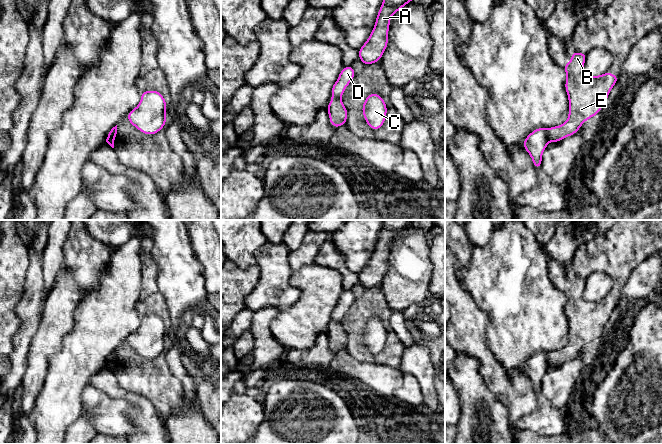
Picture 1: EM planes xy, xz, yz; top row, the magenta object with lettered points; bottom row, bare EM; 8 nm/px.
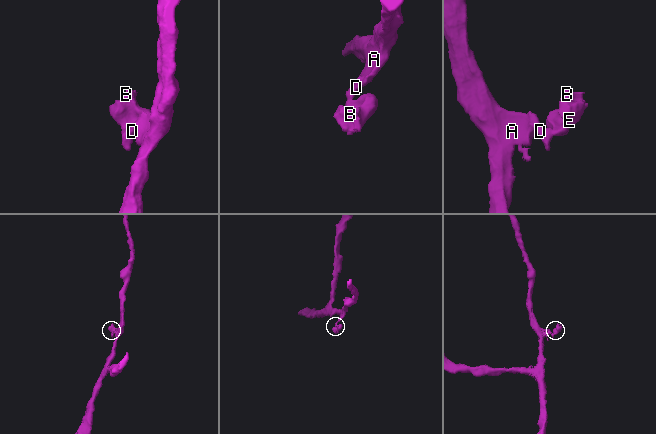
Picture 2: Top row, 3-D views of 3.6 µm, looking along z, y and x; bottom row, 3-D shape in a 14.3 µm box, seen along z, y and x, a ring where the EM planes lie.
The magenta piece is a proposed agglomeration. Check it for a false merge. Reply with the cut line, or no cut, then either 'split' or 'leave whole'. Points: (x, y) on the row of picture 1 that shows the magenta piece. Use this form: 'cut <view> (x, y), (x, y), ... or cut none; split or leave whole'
cut yz (546, 129), (546, 137), (549, 140); split

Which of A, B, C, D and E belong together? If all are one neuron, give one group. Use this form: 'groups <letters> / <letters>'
groups A D / B C E

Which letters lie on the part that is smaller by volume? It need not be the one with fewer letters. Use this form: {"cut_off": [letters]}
{"cut_off": ["B", "C", "E"]}

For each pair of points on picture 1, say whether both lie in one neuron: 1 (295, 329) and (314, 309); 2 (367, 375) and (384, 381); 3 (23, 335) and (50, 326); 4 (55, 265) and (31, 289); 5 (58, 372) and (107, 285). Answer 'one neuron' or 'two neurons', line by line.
1: one neuron
2: one neuron
3: two neurons
4: two neurons
5: one neuron

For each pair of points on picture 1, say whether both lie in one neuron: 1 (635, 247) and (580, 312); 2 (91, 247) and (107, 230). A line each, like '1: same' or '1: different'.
1: same
2: different

